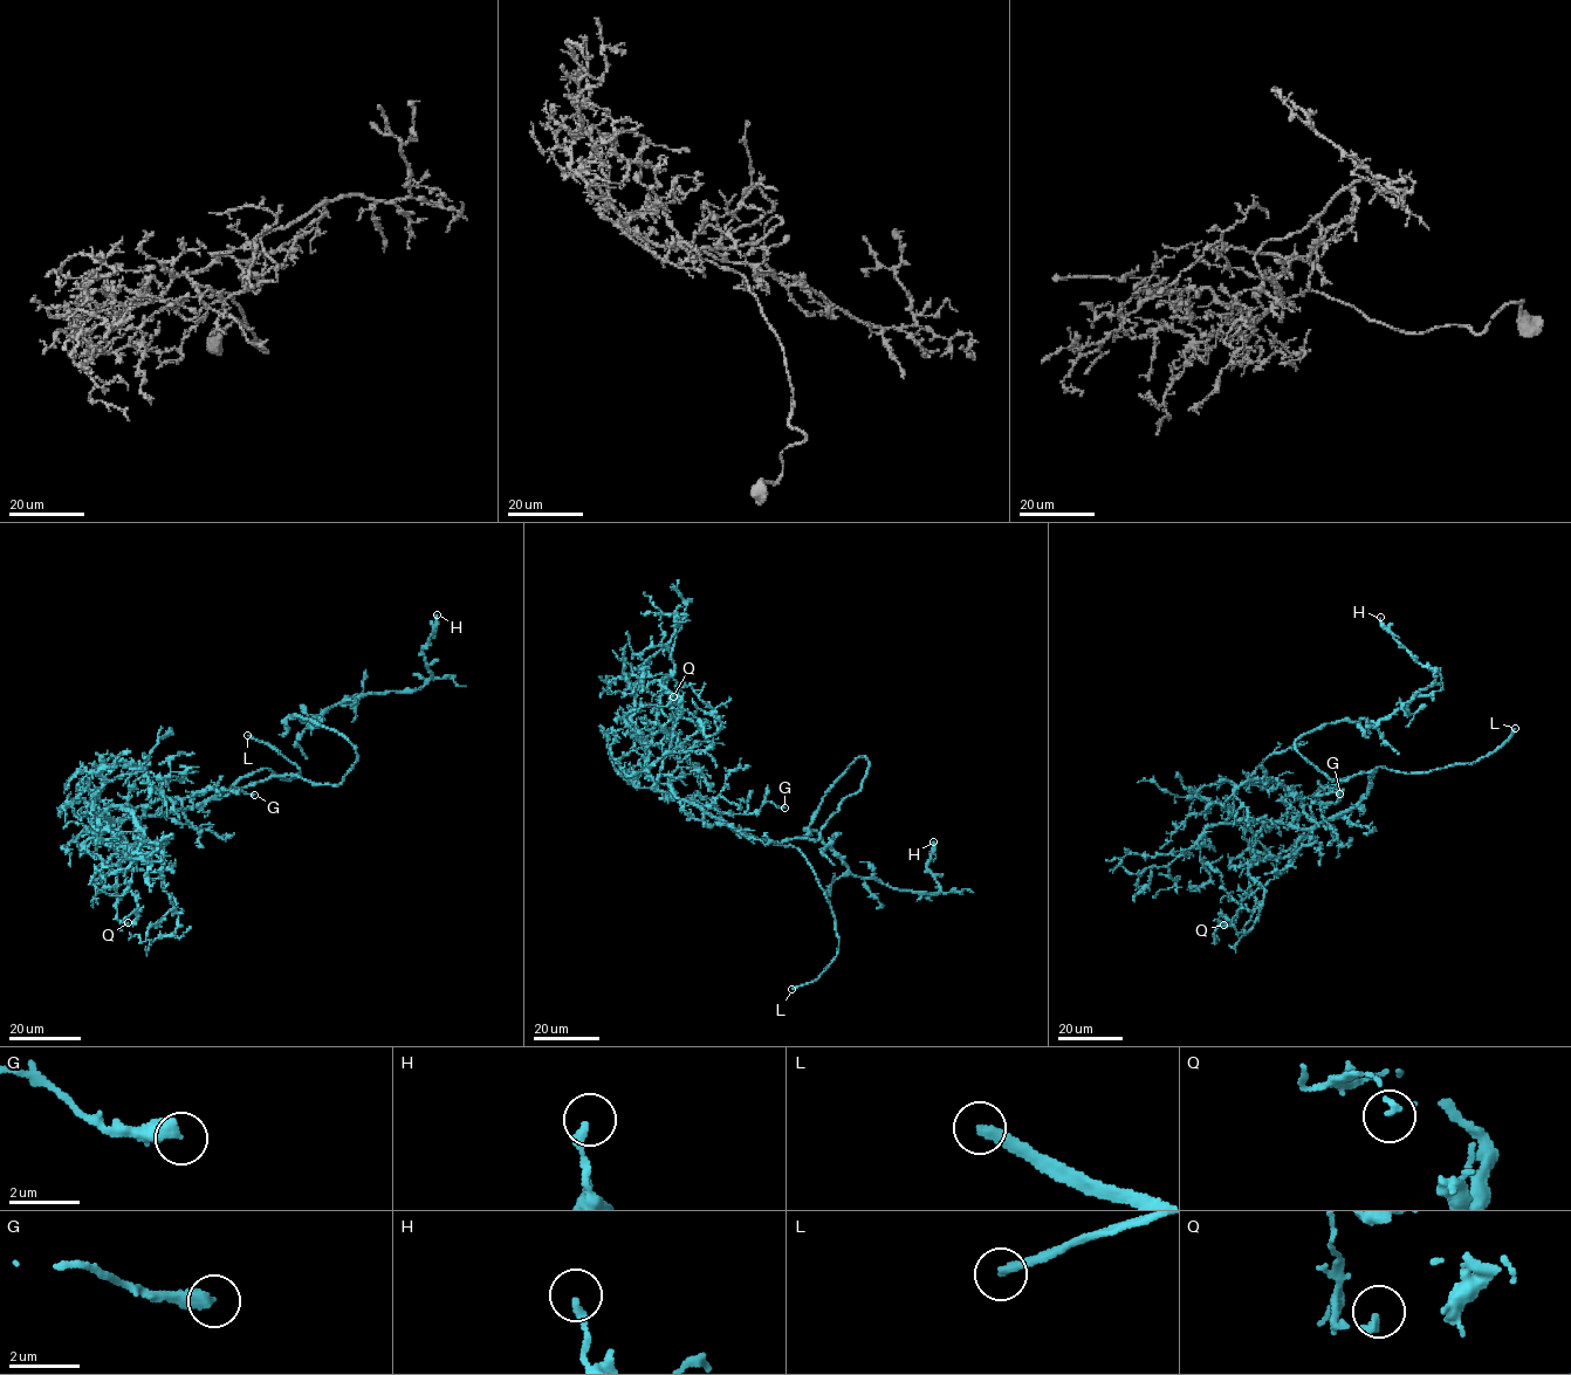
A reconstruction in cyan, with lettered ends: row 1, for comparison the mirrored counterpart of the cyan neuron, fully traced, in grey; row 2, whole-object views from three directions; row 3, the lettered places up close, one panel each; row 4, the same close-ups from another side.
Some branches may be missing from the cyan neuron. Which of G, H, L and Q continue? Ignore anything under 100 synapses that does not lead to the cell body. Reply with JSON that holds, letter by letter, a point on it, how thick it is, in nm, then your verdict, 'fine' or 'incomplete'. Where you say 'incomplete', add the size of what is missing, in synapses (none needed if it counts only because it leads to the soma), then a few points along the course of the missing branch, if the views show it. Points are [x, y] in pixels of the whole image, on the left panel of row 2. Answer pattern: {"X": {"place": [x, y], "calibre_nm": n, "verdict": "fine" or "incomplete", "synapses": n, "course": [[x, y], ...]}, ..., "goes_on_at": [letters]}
{"G": {"place": [254, 795], "calibre_nm": 500, "verdict": "fine"}, "H": {"place": [437, 614], "calibre_nm": 200, "verdict": "fine"}, "L": {"place": [247, 735], "calibre_nm": 280, "verdict": "incomplete", "course": [[247, 735], [230, 724], [178, 673], [143, 621]]}, "Q": {"place": [128, 922], "calibre_nm": 160, "verdict": "fine"}, "goes_on_at": ["L"]}

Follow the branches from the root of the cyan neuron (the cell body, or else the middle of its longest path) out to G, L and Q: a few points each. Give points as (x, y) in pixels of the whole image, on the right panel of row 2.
G: (1370, 772), (1367, 796), (1323, 820), (1323, 808), (1340, 792), (1331, 792), (1339, 793)
L: (1370, 772), (1373, 772), (1369, 788), (1380, 765), (1406, 774), (1428, 772), (1473, 763), (1491, 754), (1515, 728)
Q: (1370, 772), (1367, 796), (1301, 838), (1290, 850), (1290, 863), (1247, 896), (1234, 920), (1219, 915), (1223, 925)

